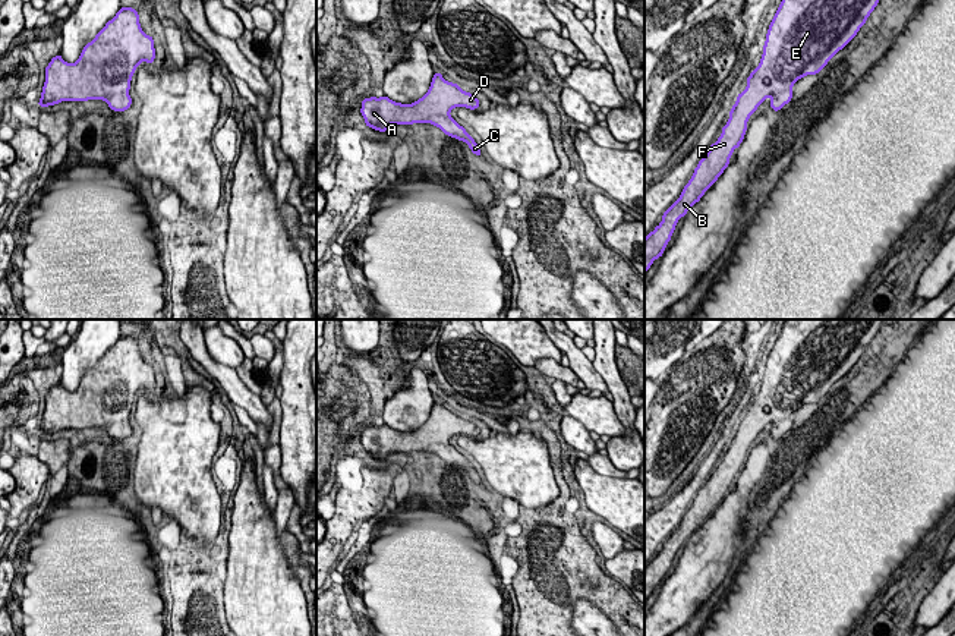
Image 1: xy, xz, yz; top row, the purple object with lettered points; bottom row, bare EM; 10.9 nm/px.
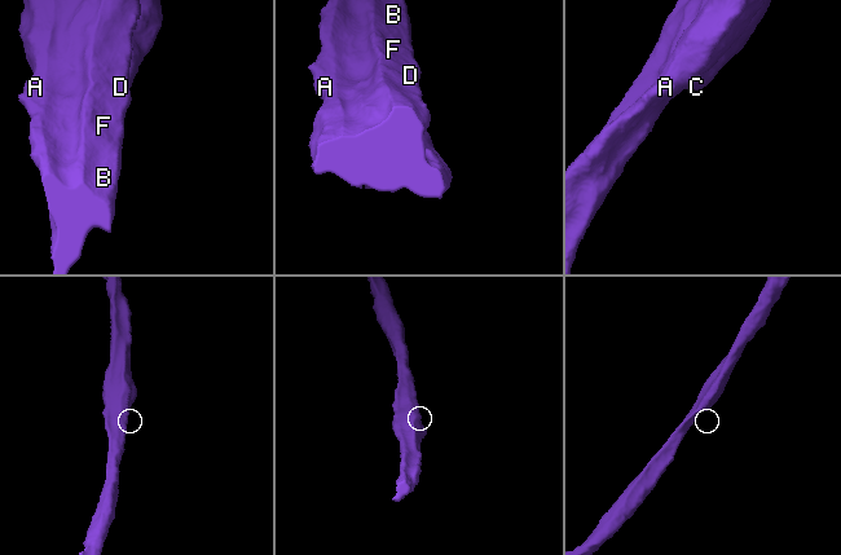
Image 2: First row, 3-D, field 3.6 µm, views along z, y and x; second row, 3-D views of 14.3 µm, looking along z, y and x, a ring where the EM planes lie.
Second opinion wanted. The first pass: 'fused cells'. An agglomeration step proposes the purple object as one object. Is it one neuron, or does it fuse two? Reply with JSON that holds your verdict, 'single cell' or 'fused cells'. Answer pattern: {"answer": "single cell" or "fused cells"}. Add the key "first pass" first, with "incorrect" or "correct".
{"first pass": "incorrect", "answer": "single cell"}

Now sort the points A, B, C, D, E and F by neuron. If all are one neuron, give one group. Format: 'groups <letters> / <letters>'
groups A B C D E F

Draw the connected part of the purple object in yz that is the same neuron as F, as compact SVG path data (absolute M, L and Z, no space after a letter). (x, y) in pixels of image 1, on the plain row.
M787 319L769 353L759 394L747 406L746 418L737 424L729 448L710 473L684 514L680 526L662 542L662 550L644 567L644 601L661 586L681 545L700 529L705 520L729 494L729 487L744 467L747 450L757 435L770 425L770 435L779 440L791 431L792 413L807 403L817 403L828 390L842 378L866 352L883 319Z

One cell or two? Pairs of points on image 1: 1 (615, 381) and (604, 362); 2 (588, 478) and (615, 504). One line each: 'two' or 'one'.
1: one
2: one

